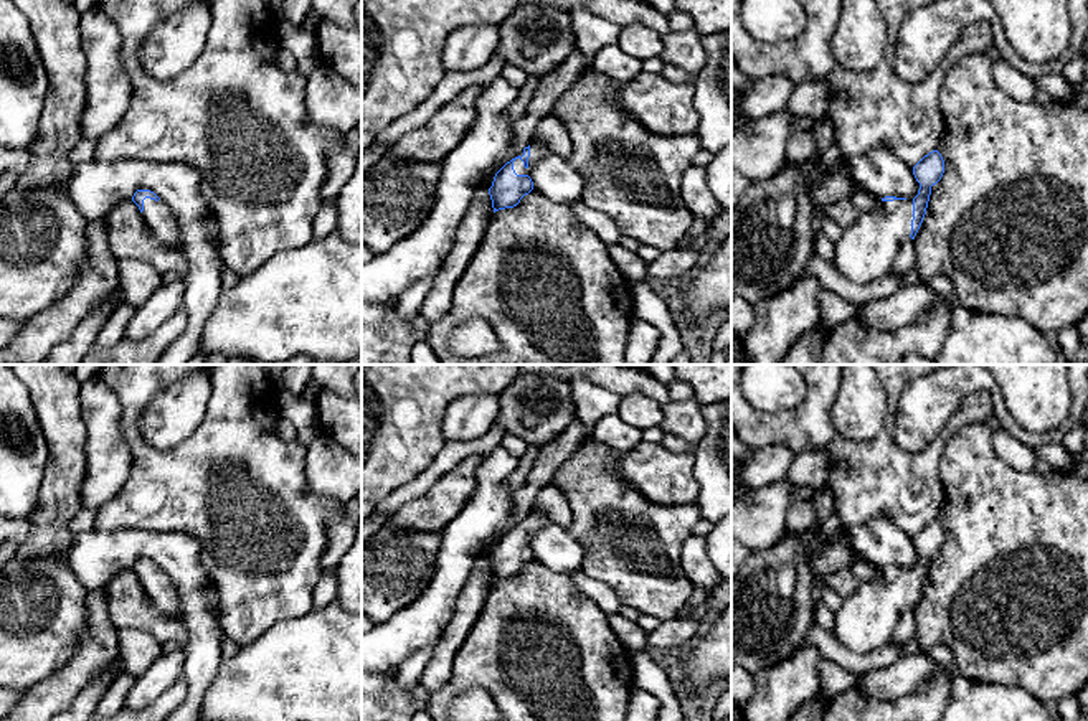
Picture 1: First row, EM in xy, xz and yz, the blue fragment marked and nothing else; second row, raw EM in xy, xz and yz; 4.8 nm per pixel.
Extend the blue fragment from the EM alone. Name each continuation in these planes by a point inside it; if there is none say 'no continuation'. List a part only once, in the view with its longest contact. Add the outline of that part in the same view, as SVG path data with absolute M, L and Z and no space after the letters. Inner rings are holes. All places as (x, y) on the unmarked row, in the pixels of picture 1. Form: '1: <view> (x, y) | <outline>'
1: xz (539, 520) | M533 510L533 511L530 513L528 536L525 538L525 536L523 536L523 531L522 531L520 528L517 528L517 530L513 531L513 540L515 540L515 543L517 543L517 544L528 544L528 546L530 546L530 540L532 540L533 533L535 533L537 530L540 530L540 528L548 526L550 523L551 523L551 520L550 520L545 513L542 513L542 511L538 511L538 510Z

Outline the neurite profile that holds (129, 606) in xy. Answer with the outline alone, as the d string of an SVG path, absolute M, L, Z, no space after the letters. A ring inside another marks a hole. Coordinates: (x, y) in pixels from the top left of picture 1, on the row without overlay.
M132 569L119 573L106 587L111 622L117 630L134 629L150 634L157 642L178 642L185 648L188 630L182 620L163 615L152 602Z

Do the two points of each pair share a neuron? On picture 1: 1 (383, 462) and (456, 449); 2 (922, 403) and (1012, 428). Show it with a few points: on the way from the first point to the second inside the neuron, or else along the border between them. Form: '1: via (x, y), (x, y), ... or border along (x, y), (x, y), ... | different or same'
1: border along (446, 442), (410, 480) | different
2: via (948, 388), (986, 385), (998, 401) | same

